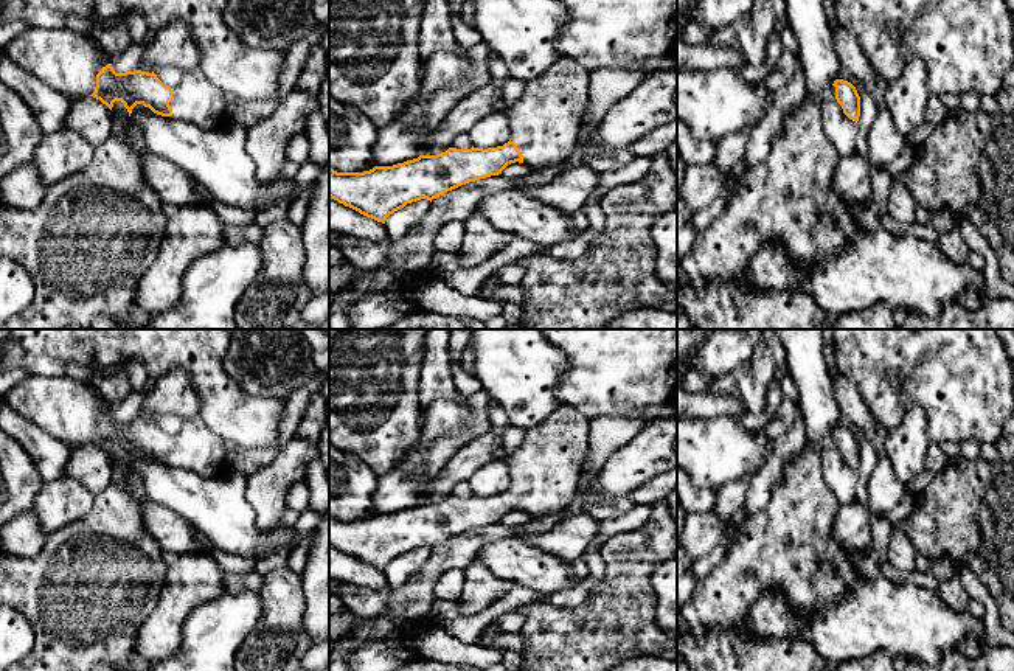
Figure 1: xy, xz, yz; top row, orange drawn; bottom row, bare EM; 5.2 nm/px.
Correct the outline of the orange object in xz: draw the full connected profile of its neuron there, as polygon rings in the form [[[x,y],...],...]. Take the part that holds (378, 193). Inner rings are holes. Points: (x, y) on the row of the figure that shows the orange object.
[[[571,57],[556,61],[542,76],[525,81],[522,96],[506,109],[506,116],[511,126],[511,140],[497,148],[449,148],[436,155],[419,155],[393,166],[374,166],[363,172],[337,172],[329,166],[329,197],[349,207],[360,214],[385,224],[387,217],[404,208],[407,203],[427,199],[433,200],[447,191],[452,191],[469,182],[498,176],[511,163],[523,163],[528,168],[547,168],[562,165],[581,143],[581,126],[584,112],[590,98],[590,71],[578,65]]]

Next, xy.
[[[107,64],[96,75],[96,87],[90,96],[110,110],[115,101],[121,101],[129,116],[137,104],[143,104],[157,115],[174,116],[208,130],[228,126],[227,95],[213,85],[200,68],[183,71],[180,84],[171,89],[154,71],[116,73],[112,64]]]

